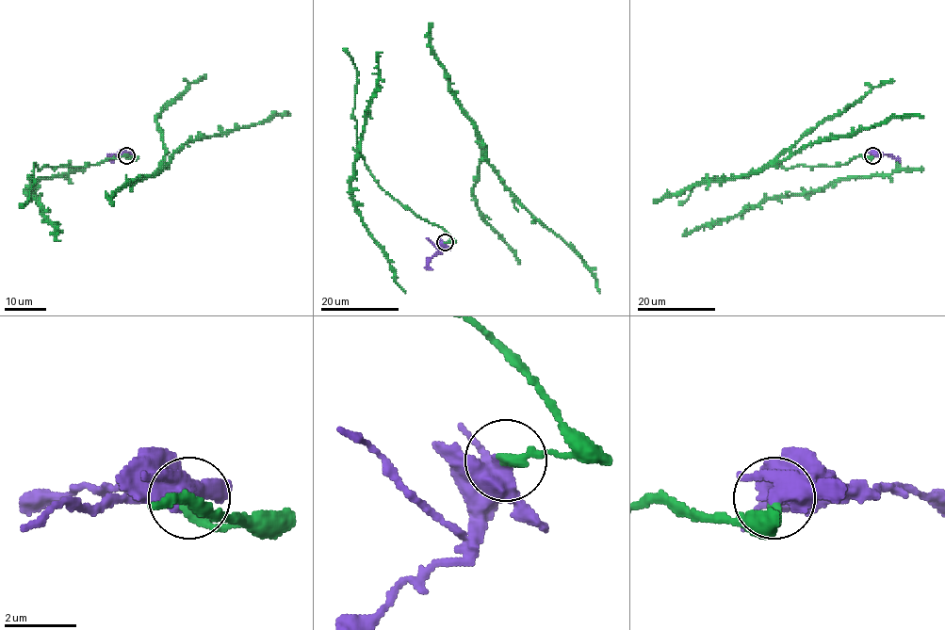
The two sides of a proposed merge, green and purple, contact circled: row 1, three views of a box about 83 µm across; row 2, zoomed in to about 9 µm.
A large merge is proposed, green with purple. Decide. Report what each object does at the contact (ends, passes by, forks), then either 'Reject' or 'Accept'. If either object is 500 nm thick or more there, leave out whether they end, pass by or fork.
At the ring green ends. At the ring purple forks. Reject

